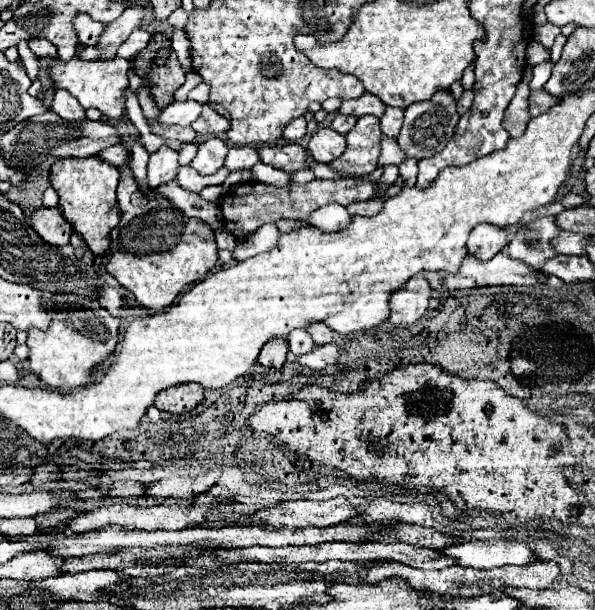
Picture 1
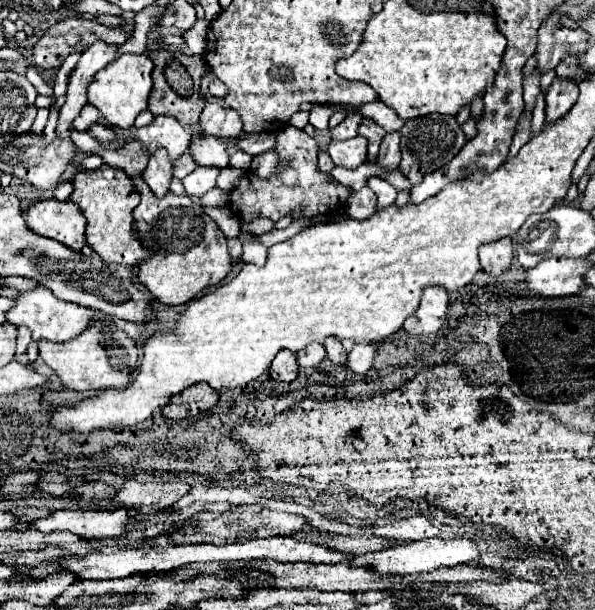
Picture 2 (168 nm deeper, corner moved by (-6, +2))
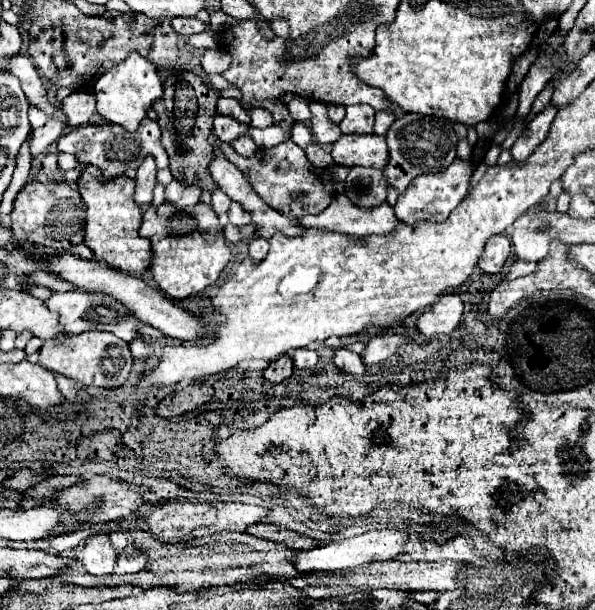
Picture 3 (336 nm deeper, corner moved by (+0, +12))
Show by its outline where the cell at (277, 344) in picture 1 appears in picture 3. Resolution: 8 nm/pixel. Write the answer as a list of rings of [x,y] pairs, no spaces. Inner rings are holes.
[[[280,356],[278,360],[270,362],[270,366],[264,370],[264,378],[266,378],[270,384],[280,384],[280,382],[284,382],[286,378],[290,378],[292,370],[294,370],[292,358],[290,358],[290,356]]]

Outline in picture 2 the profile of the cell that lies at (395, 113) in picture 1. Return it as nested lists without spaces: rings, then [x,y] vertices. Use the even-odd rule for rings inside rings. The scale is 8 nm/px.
[[[388,132],[380,146],[378,164],[382,164],[386,170],[394,170],[400,164],[400,132]]]

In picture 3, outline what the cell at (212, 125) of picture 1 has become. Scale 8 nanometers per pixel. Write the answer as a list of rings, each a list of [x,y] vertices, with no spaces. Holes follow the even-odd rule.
[[[220,98],[218,100],[218,106],[216,106],[216,112],[224,114],[224,116],[230,116],[242,124],[250,124],[250,112],[246,112],[242,108],[242,104],[234,98]]]

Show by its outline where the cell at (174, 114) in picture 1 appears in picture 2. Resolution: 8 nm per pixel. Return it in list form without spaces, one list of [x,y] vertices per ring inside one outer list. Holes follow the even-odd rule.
[[[156,116],[150,126],[134,130],[132,138],[140,140],[142,146],[152,154],[158,148],[166,148],[170,158],[178,158],[190,144],[190,130],[170,116]]]

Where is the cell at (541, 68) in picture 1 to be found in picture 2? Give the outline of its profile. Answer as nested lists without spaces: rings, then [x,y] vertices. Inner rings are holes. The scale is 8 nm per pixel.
[[[540,92],[538,98],[536,98],[536,106],[534,106],[532,112],[532,137],[541,132],[545,121],[546,102],[544,102],[544,96],[546,96],[546,94]]]

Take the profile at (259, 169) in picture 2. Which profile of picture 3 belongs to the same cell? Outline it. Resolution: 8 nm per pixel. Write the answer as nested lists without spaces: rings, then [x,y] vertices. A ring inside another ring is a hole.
[[[240,136],[240,138],[236,138],[236,142],[232,142],[230,144],[240,156],[252,156],[254,152],[256,152],[256,144],[254,144],[254,140],[250,138],[250,136]]]

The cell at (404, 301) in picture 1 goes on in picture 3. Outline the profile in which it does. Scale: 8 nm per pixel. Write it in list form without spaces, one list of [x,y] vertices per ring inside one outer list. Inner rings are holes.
[[[444,294],[430,310],[422,312],[416,320],[416,328],[424,336],[450,334],[462,316],[462,300],[458,294]]]

